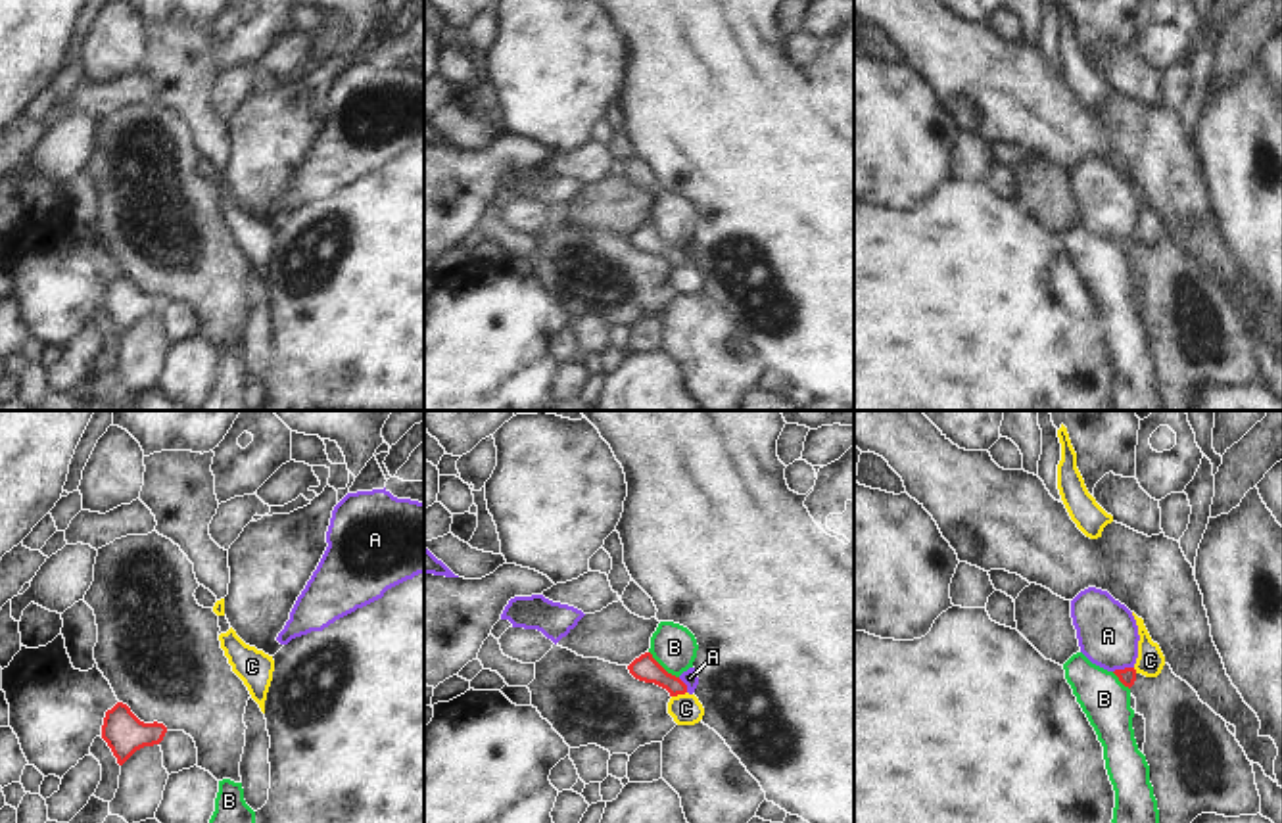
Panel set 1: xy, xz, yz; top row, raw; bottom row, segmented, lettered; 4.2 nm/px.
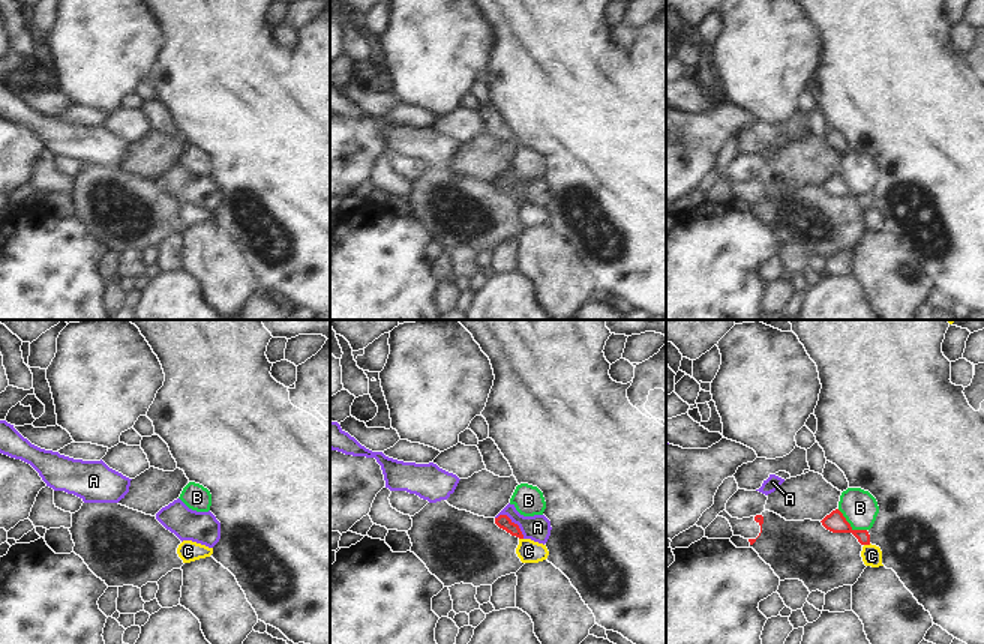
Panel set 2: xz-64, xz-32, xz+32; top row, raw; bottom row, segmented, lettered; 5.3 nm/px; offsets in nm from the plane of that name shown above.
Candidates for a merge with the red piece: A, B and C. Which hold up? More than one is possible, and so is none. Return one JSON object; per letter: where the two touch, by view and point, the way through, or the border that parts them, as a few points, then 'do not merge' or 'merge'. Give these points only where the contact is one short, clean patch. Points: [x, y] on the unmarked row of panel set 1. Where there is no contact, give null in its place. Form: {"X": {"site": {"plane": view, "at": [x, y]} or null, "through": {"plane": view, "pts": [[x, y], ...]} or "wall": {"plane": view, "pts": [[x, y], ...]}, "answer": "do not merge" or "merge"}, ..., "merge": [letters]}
{"A": {"site": {"plane": "yz", "at": [1125, 238]}, "wall": {"plane": "yz", "pts": [[1133, 236], [1114, 242]]}, "answer": "do not merge"}, "B": {"site": {"plane": "xz", "at": [661, 236]}, "wall": {"plane": "xz", "pts": [[649, 221], [678, 248]]}, "answer": "do not merge"}, "C": {"site": {"plane": "xz", "at": [678, 263]}, "wall": {"plane": "xz", "pts": [[686, 261], [672, 267]]}, "answer": "do not merge"}, "merge": []}

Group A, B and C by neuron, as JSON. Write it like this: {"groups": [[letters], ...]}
{"groups": [["A"], ["B"], ["C"]]}

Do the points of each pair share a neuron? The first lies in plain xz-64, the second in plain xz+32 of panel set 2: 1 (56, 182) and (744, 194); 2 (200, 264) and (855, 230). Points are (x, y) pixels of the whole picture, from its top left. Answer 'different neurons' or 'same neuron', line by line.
1: same neuron
2: different neurons

